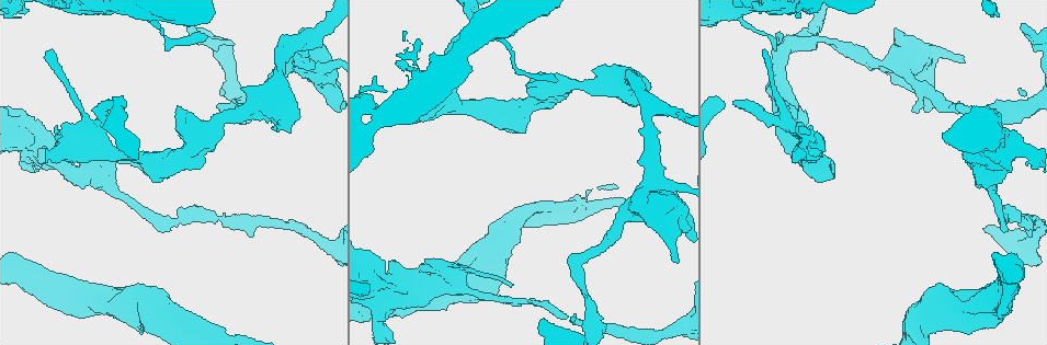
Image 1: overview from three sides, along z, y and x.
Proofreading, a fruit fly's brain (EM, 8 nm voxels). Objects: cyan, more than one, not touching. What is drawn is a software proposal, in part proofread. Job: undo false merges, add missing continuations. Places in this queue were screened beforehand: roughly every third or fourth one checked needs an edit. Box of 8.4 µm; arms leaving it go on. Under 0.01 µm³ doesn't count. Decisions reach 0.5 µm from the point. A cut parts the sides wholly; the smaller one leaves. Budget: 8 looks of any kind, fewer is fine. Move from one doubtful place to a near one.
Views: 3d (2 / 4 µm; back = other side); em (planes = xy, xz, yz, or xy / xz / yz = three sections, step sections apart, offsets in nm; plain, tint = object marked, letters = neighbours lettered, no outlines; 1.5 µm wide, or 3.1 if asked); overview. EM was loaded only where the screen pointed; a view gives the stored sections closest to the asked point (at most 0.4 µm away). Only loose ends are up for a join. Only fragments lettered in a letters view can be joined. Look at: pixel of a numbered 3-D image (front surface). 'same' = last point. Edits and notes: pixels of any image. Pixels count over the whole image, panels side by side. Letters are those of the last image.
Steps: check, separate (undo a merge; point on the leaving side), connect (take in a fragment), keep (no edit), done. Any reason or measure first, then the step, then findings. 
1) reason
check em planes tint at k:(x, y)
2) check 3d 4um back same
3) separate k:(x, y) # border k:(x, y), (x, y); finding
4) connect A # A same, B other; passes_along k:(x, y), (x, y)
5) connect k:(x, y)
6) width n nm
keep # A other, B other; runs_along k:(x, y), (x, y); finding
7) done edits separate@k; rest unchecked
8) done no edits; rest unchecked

tapers out
check 3d 4um at 1:(764, 52)

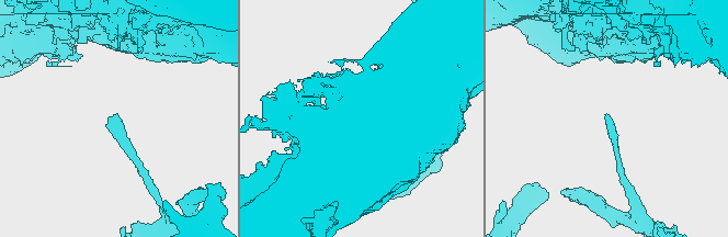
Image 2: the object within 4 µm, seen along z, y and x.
check em planes letters at 2:(606, 115)

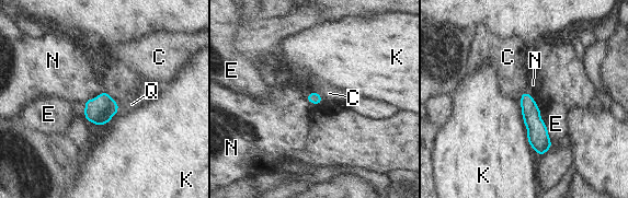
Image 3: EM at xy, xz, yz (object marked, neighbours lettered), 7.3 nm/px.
keep # C other, E other, K other, N other, Q other; border 3:(105, 91), (118, 106); no lettered fragment goes on from it

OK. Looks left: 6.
thick turns thin
check 3d 4um at 1:(151, 15)

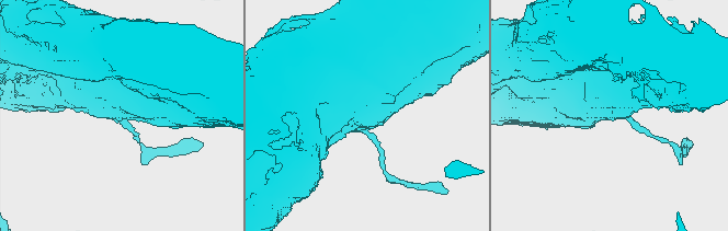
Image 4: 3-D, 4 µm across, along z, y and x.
check em planes letters at 4:(122, 117)

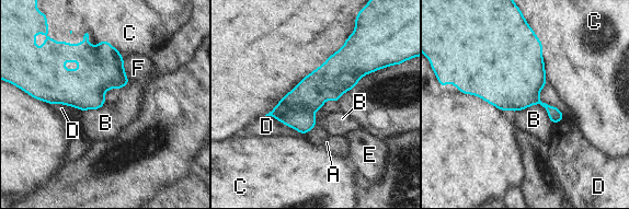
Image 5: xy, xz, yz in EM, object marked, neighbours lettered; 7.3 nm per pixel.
keep # A other, B other, C other, D other, E other, F other; border 5:(515, 111), (540, 104), (552, 123); all the same neuron

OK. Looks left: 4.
thin end
check 3d 2um at 1:(207, 36)

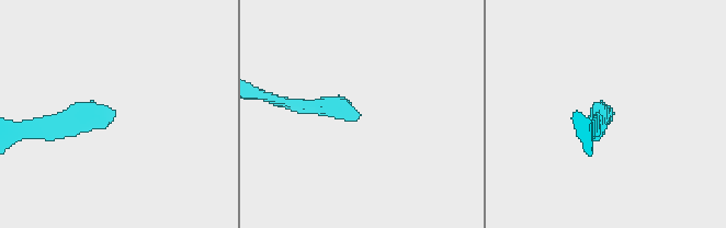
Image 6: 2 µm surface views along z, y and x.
check em xz step 8 tint at 6:(113, 115)

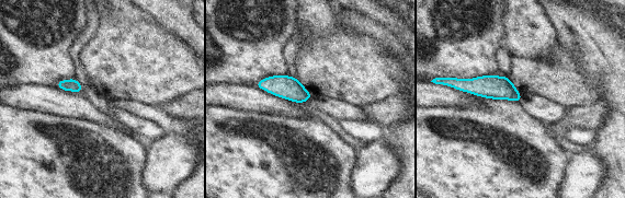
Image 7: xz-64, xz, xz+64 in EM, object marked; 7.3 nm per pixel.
cut it another way
check em planes letters same

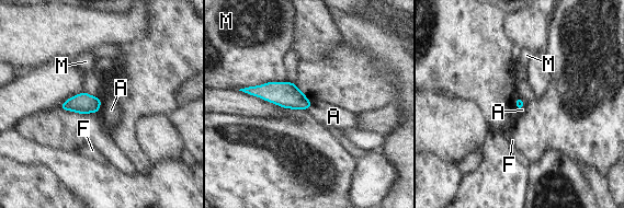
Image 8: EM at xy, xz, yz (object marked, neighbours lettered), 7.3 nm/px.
keep # A other, F other, M other; border 8:(101, 99), (101, 105), (98, 111); none of them fits

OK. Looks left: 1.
done no edits; rest unchecked

